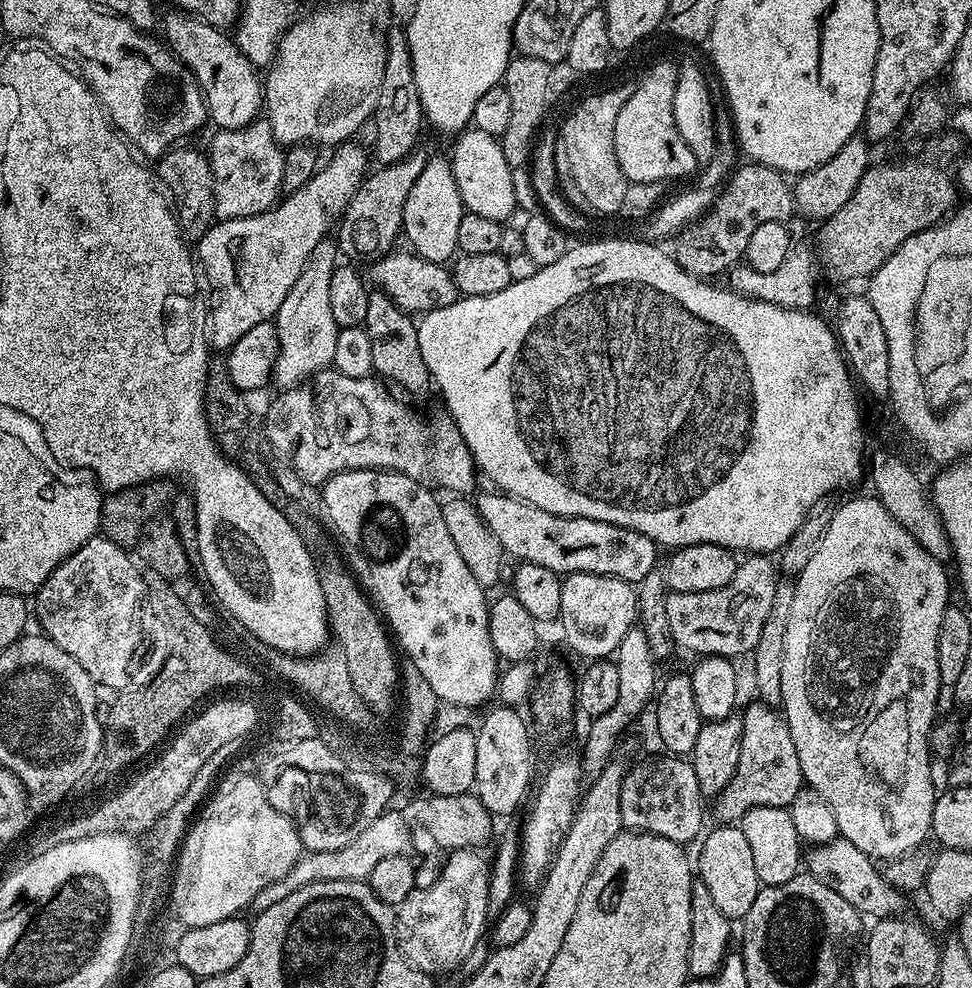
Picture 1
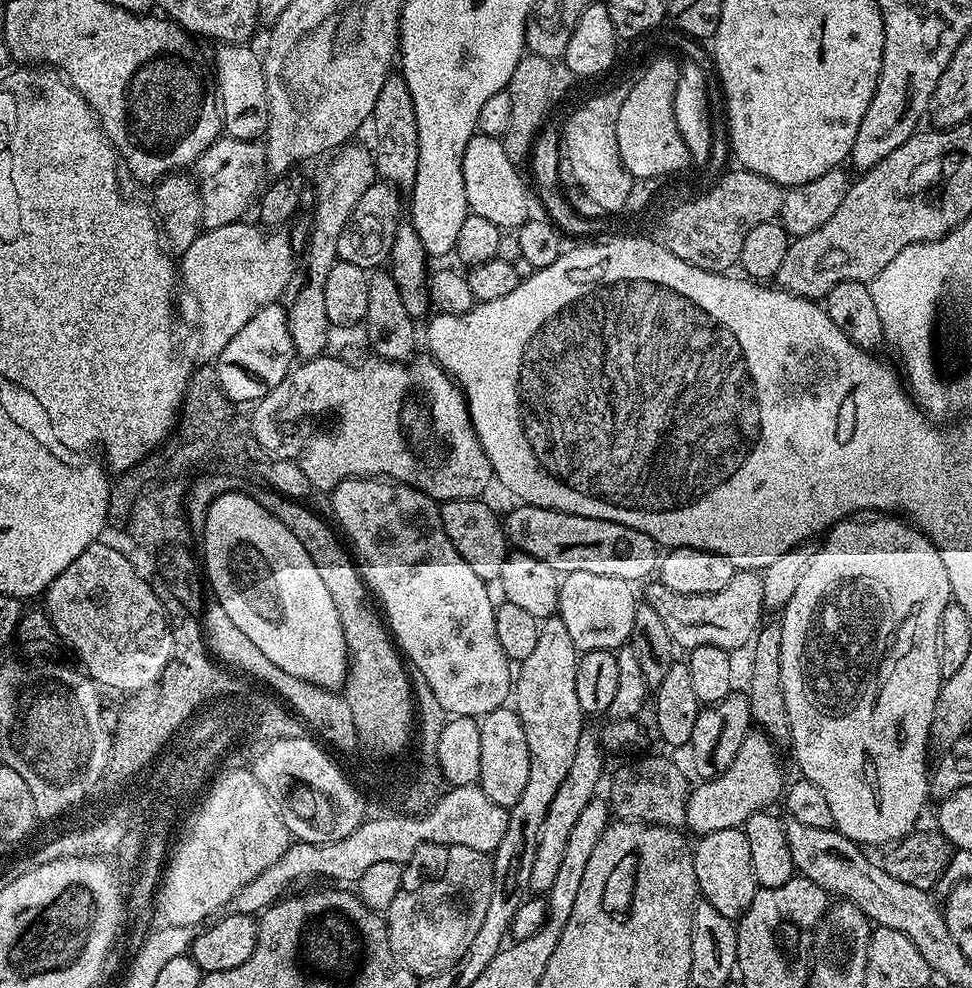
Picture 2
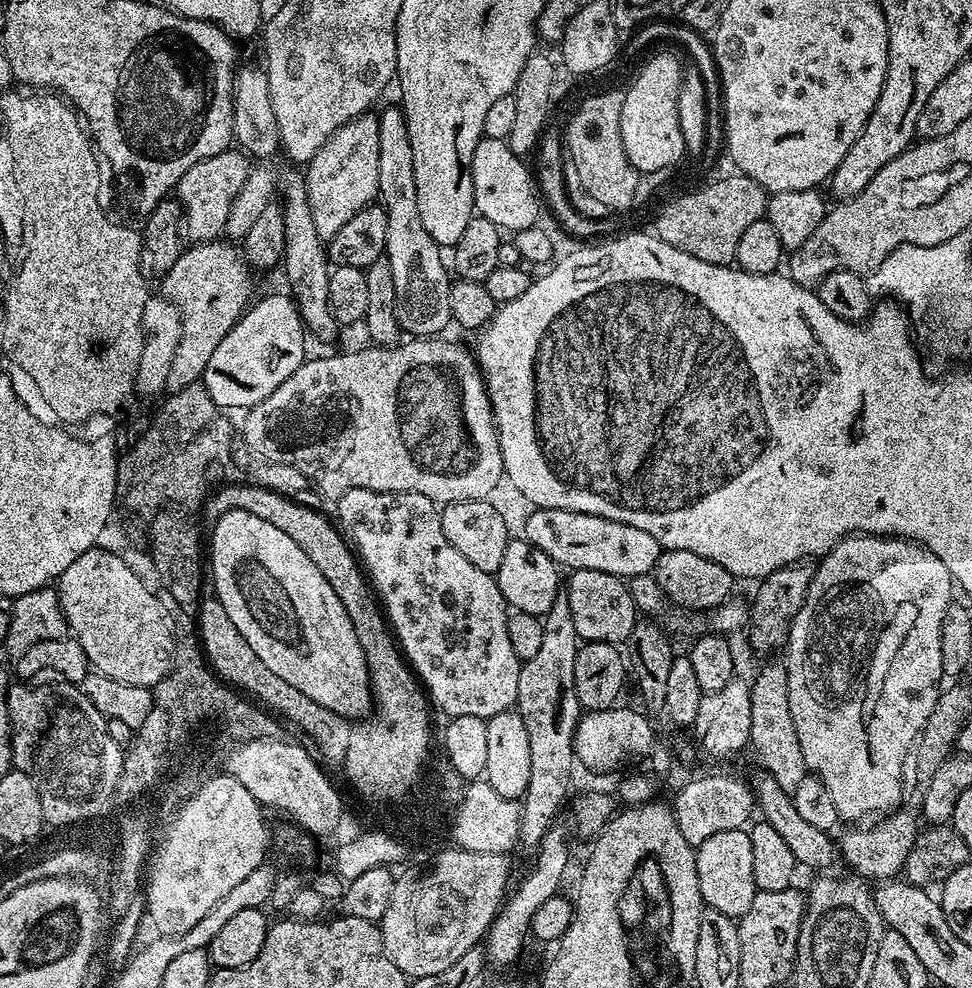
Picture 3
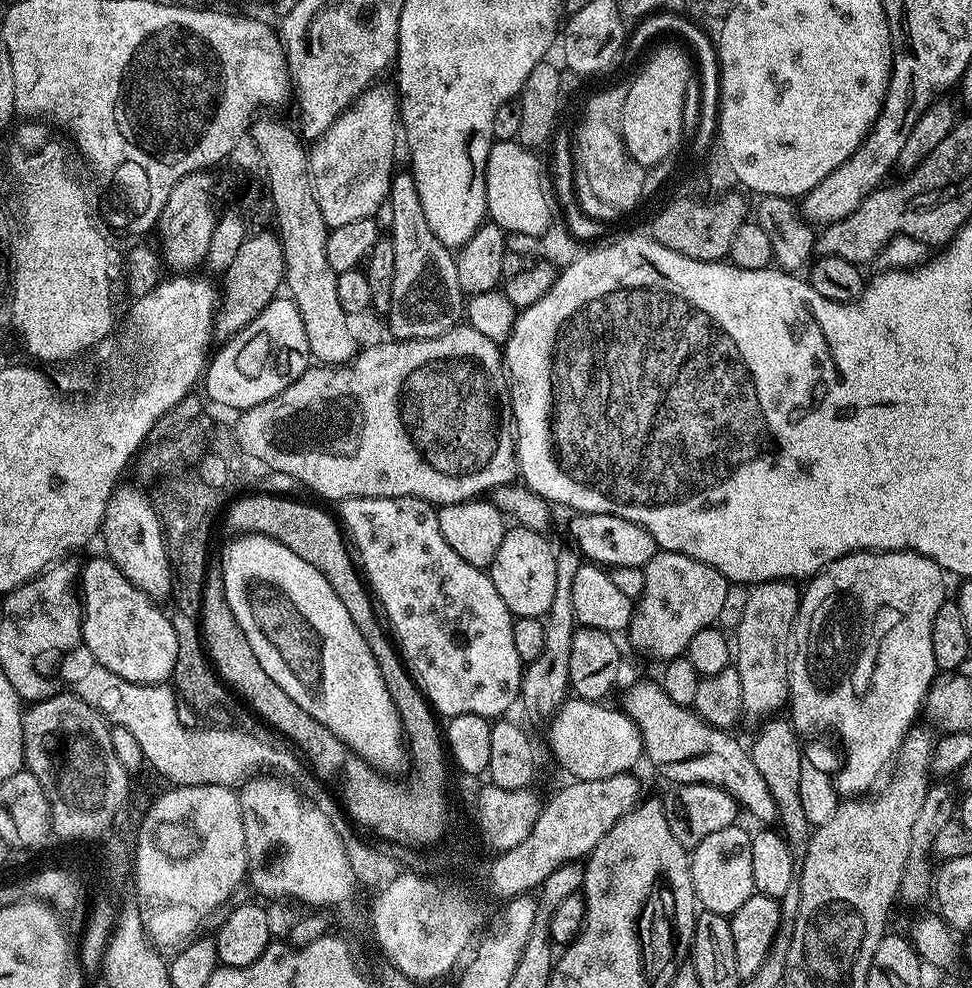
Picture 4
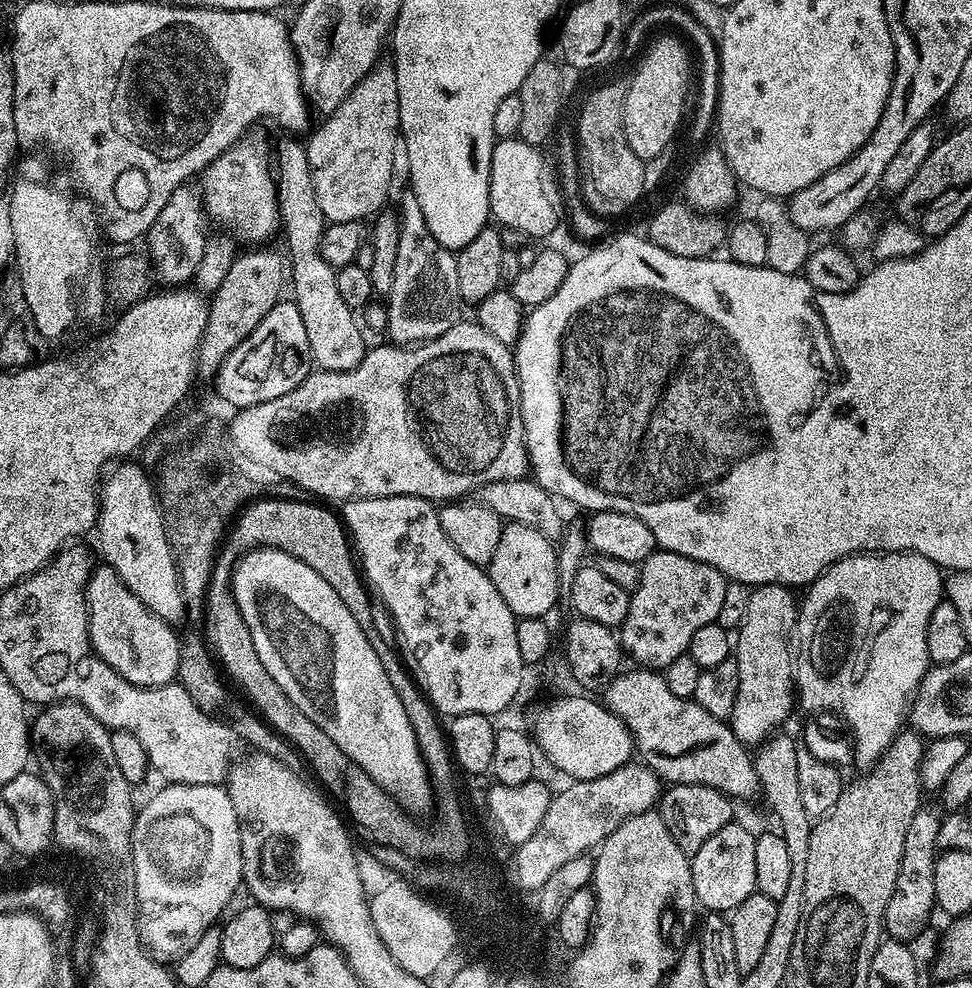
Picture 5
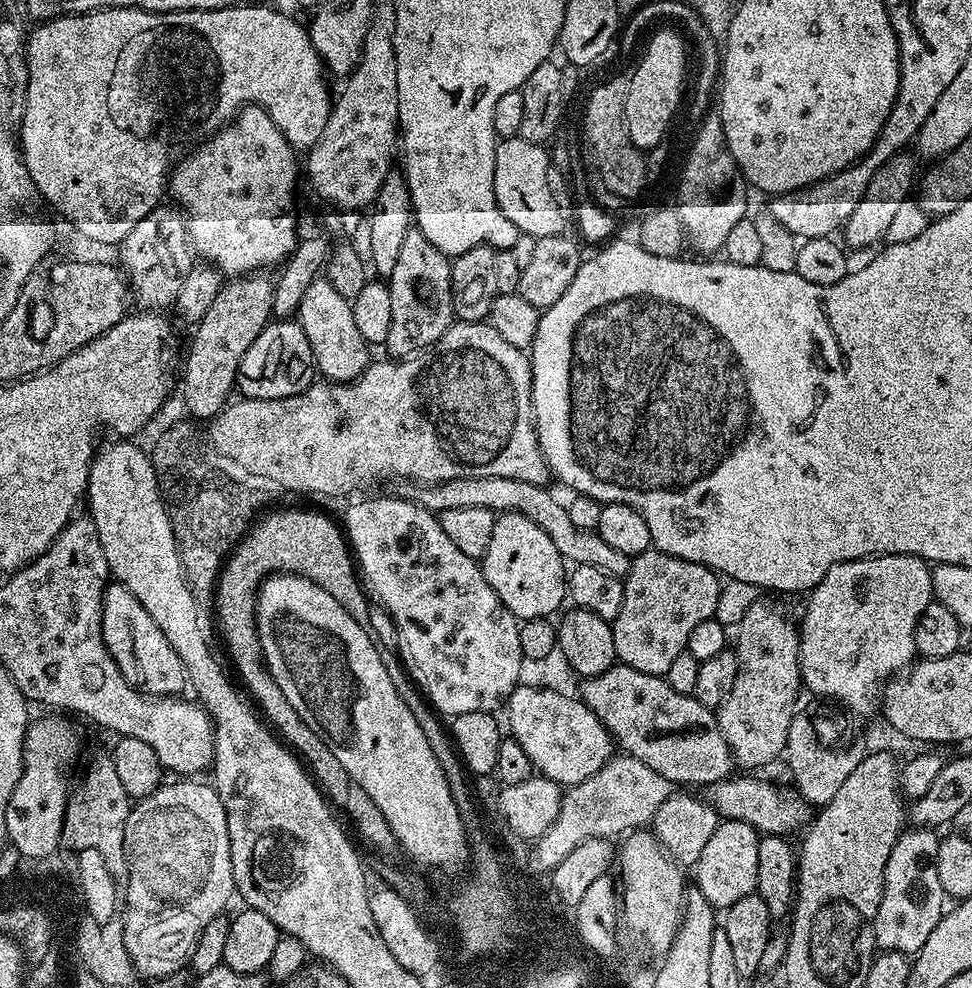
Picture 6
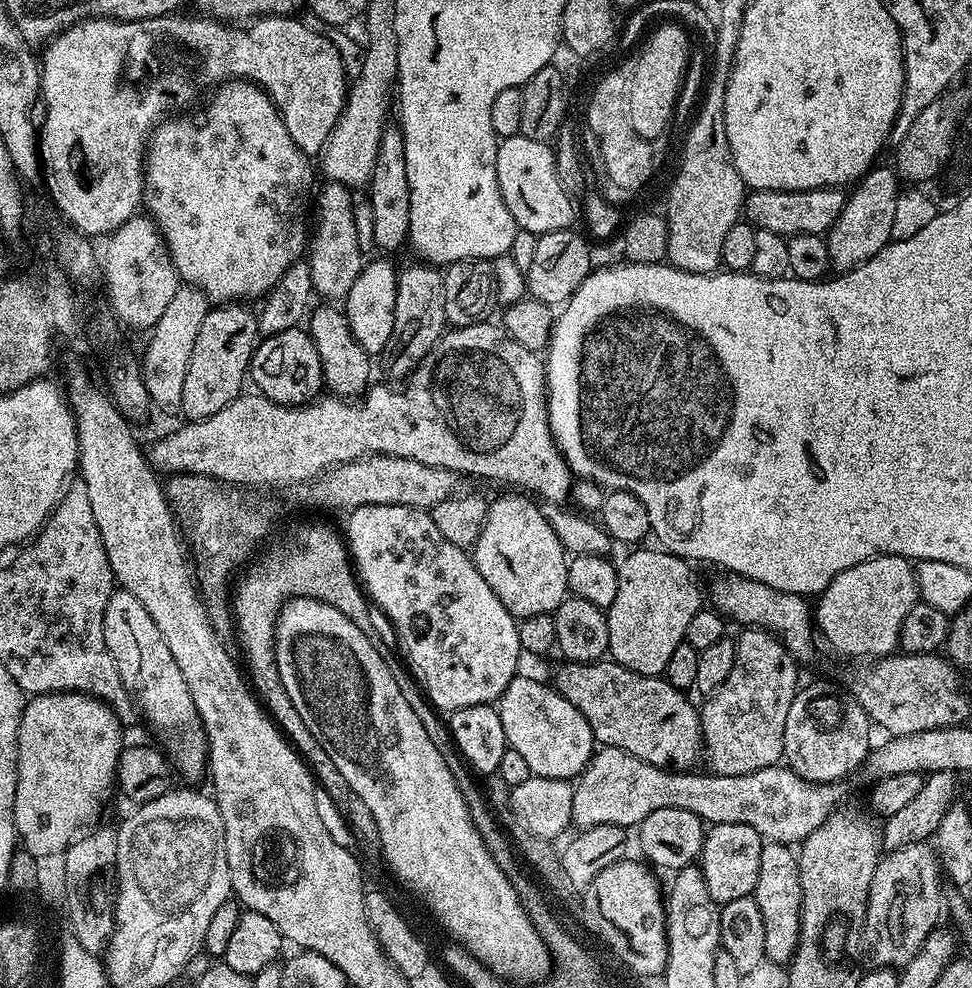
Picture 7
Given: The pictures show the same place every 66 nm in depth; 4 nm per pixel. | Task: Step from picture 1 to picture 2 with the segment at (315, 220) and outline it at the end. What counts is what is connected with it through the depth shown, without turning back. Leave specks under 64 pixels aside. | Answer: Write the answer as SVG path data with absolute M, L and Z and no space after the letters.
M255 223L223 224L201 231L178 260L178 276L200 303L200 360L215 361L230 338L267 304L277 303L296 272L296 252L284 230L265 230Z

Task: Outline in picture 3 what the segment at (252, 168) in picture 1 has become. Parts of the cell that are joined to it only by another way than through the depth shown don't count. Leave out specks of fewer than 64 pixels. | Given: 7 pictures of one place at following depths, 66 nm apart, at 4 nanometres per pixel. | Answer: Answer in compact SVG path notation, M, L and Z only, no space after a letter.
M229 150L222 154L214 154L214 158L206 158L202 162L194 162L186 174L176 183L175 199L179 200L184 210L182 232L189 241L205 244L207 240L217 239L226 226L226 218L230 218L230 206L234 206L234 198L238 198L238 190L242 190L242 182L246 182L250 171L249 157L240 150Z

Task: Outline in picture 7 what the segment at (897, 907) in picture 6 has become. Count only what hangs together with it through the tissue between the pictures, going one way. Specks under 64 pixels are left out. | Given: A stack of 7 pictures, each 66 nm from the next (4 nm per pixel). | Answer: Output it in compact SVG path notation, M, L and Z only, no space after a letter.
M931 843L907 844L885 851L876 863L874 878L868 887L868 909L864 915L863 935L872 947L872 964L903 966L920 952L922 942L937 931L942 912L940 896L941 868Z

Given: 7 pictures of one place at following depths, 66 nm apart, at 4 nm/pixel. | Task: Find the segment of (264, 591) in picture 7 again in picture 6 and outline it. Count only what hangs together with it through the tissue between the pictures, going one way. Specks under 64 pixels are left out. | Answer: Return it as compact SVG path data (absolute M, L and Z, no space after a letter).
M284 508L266 516L253 523L239 549L234 550L224 562L220 578L216 581L214 624L219 639L220 636L224 639L224 648L236 667L238 680L240 675L242 688L244 683L243 691L250 697L259 715L279 733L284 728L284 708L289 708L290 704L284 704L286 694L282 694L282 686L278 686L270 674L260 635L256 633L256 594L266 577L269 574L307 576L322 586L326 594L334 594L344 608L352 608L350 618L354 618L358 626L368 628L372 616L368 613L369 597L365 585L358 575L345 533L337 521L336 525L330 517L311 512L308 508Z

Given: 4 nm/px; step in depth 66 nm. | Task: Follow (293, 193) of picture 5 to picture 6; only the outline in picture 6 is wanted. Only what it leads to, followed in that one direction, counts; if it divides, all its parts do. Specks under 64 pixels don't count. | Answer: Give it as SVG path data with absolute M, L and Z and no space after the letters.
M317 278L306 286L298 313L300 331L306 334L310 360L316 363L315 371L321 372L325 381L333 384L349 384L367 370L370 363L368 339L358 330L354 318L353 301L347 300L334 290L327 278Z

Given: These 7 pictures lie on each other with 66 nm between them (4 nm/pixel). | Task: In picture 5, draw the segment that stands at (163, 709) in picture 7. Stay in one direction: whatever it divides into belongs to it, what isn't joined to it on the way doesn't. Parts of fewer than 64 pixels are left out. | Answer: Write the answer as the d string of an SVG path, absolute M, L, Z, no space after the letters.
M93 567L92 577L88 580L88 633L92 643L92 652L105 660L110 667L126 682L136 684L140 688L161 688L163 684L171 684L177 679L176 671L180 665L181 637L175 636L173 625L158 618L138 597L118 578L118 574L110 567Z

